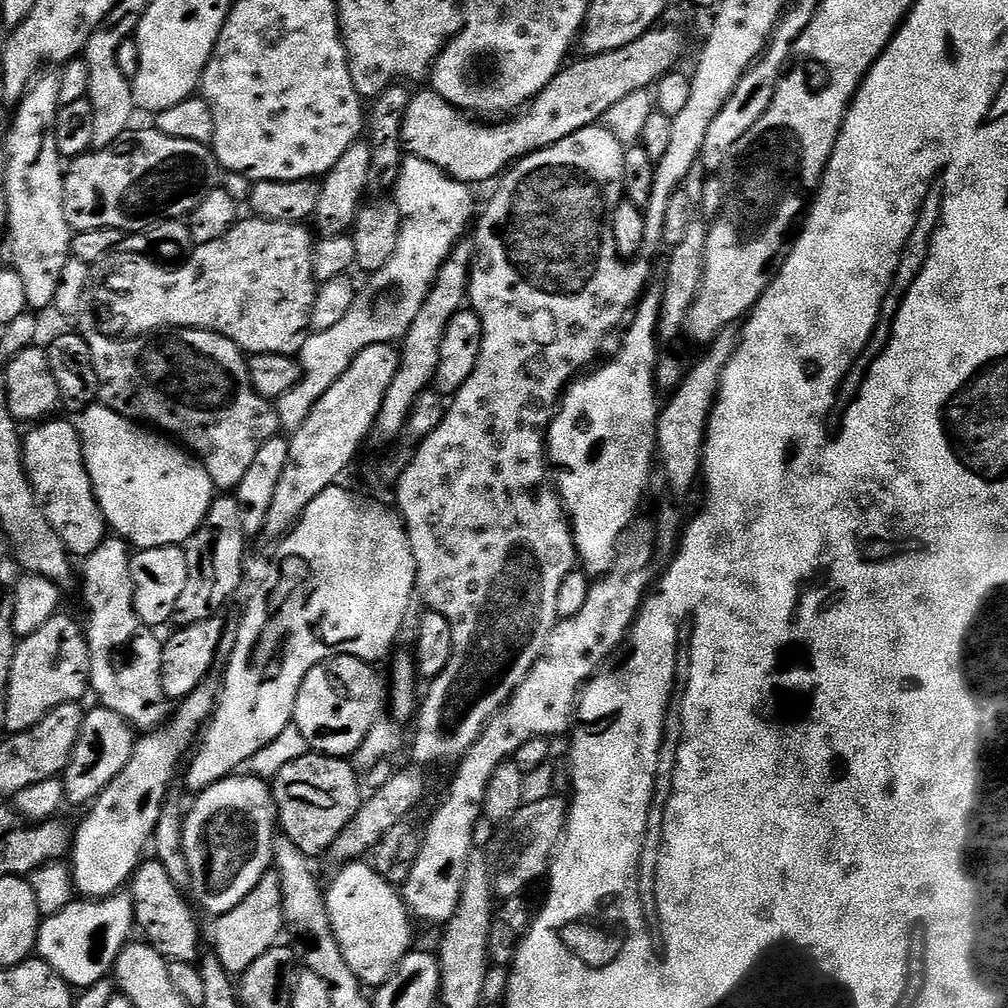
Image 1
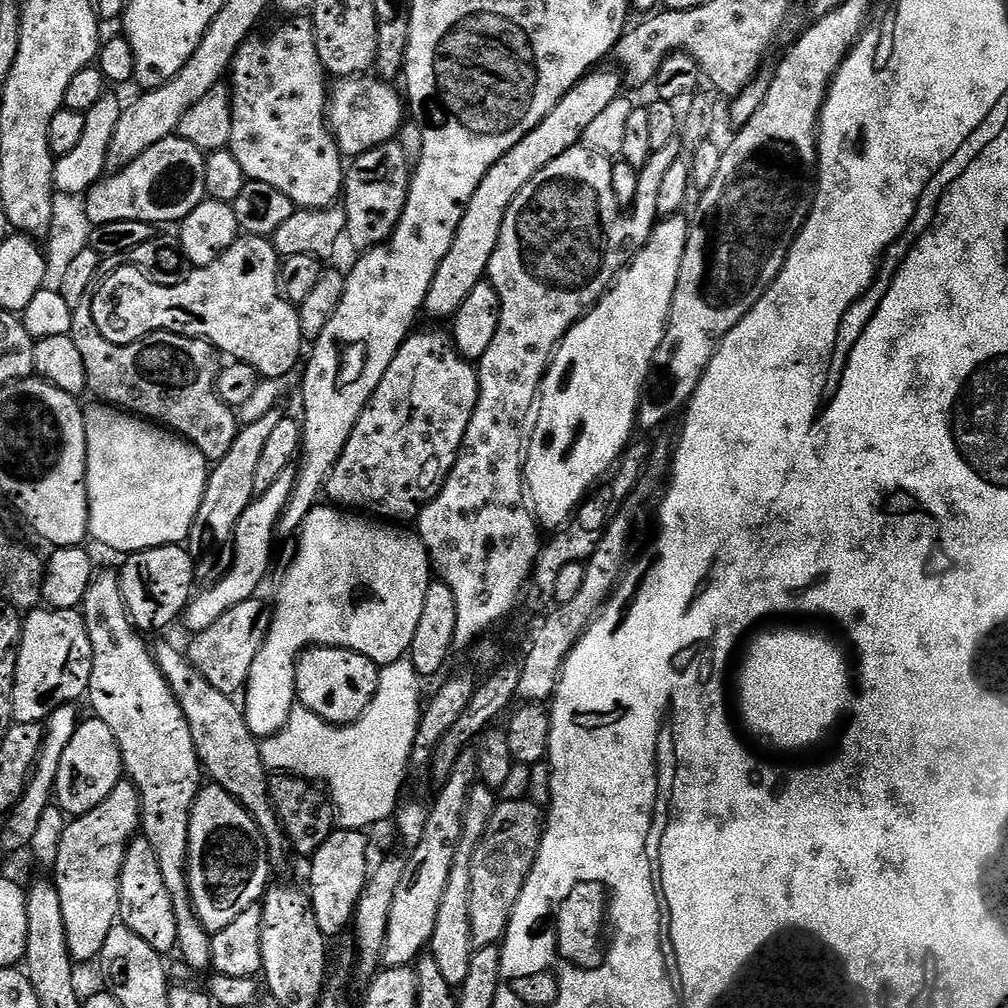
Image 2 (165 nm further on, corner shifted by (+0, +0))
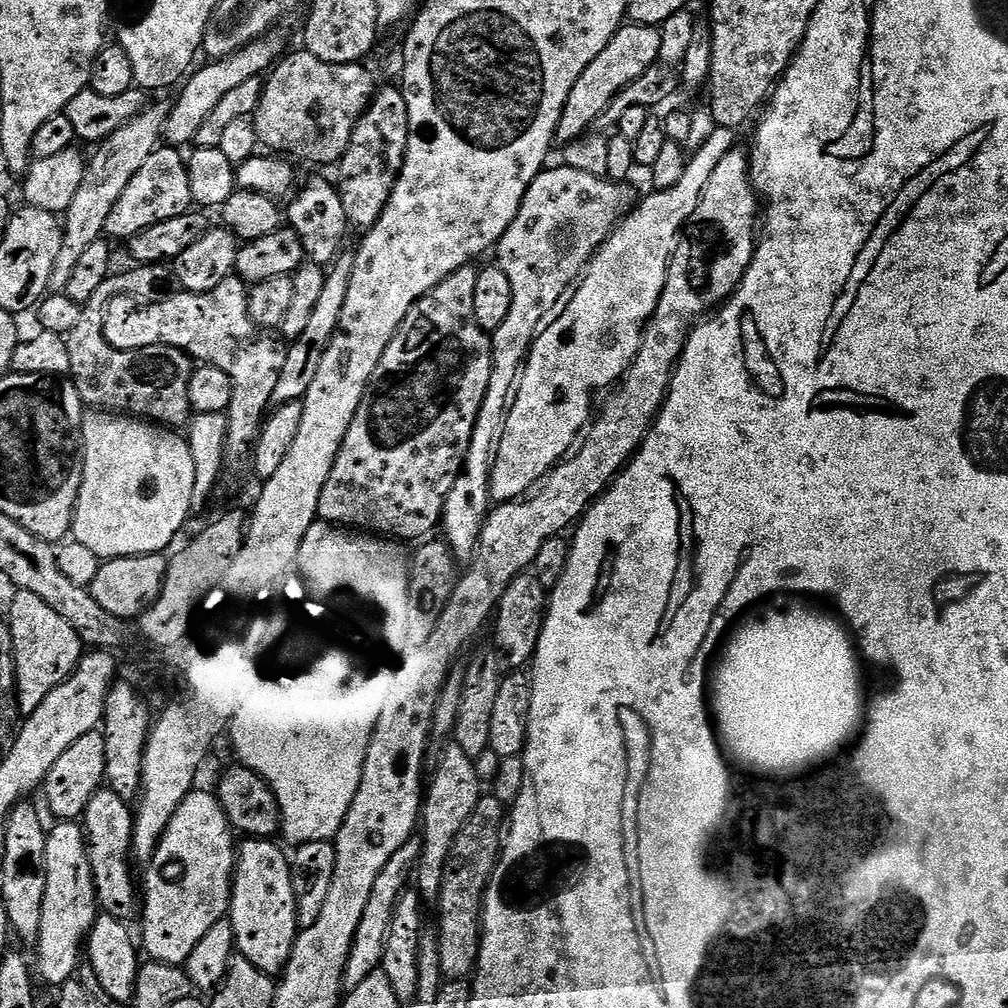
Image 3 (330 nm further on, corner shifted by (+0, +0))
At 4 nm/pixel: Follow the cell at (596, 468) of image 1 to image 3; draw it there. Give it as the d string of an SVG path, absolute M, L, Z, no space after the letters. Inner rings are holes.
M719 126L713 129L712 137L701 146L700 153L689 159L682 182L672 188L653 191L653 196L646 197L641 204L639 201L620 221L616 231L608 237L588 265L586 275L565 303L564 313L536 337L532 351L528 353L528 363L524 366L518 402L514 402L510 410L506 430L500 439L500 449L492 464L493 501L507 502L527 497L573 451L578 437L589 427L594 416L592 395L599 388L608 388L612 383L615 385L635 360L642 346L644 329L662 298L662 290L668 281L668 265L672 263L676 245L694 210L698 210L698 202L704 196L710 174L714 174L718 162L722 162L722 158L726 158L726 154L737 147L737 129Z

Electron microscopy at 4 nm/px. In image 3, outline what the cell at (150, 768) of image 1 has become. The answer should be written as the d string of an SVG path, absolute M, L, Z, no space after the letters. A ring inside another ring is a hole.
M60 822L48 832L46 870L46 898L42 902L42 930L34 945L34 968L39 979L41 976L46 983L59 986L79 973L82 953L98 915L94 874L79 823Z

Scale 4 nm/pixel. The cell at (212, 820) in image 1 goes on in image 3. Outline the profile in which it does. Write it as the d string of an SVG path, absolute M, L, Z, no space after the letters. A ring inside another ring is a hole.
M193 790L170 818L147 865L148 877L142 880L142 948L160 964L187 965L190 950L202 942L212 926L229 915L238 836L219 799L211 791L200 791Z

